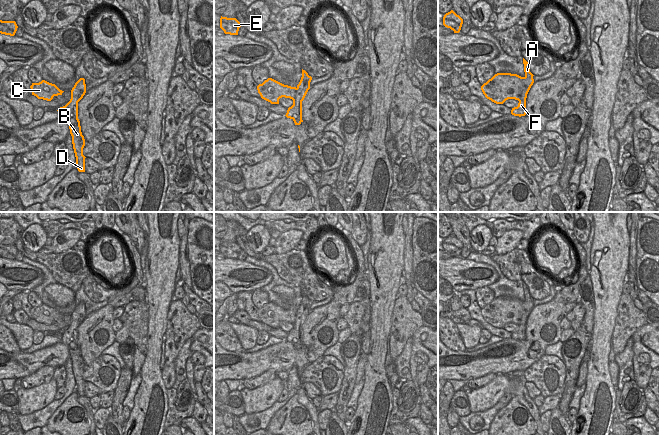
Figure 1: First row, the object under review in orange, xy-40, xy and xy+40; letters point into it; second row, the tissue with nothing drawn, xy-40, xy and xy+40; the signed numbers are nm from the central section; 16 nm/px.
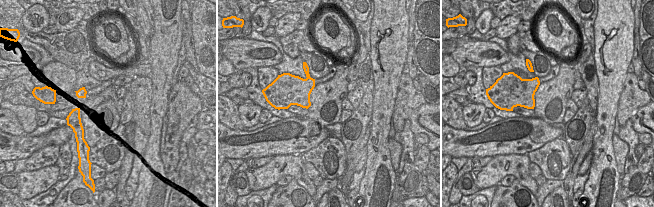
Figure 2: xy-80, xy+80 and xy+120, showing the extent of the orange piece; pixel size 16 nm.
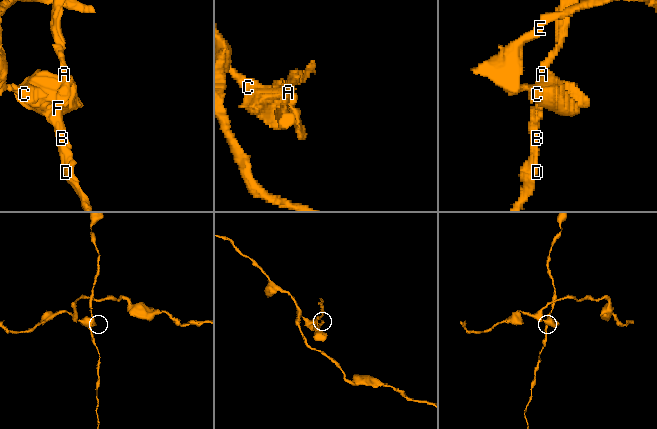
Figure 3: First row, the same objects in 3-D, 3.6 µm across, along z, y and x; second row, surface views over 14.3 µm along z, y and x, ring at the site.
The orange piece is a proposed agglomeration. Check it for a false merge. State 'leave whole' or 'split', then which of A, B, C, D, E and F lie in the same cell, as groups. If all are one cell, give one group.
split | A B D F / C E

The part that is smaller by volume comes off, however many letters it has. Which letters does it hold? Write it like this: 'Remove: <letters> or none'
Remove: A, B, D, F

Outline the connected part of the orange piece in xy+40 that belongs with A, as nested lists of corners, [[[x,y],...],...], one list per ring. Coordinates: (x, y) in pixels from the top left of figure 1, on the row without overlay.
[[[523,282],[523,288],[524,288],[524,296],[525,296],[525,304],[524,304],[524,310],[530,311],[534,307],[533,298],[530,296],[528,286]]]

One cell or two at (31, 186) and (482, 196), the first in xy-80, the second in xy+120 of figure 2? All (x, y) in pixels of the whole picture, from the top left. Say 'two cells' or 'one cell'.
two cells

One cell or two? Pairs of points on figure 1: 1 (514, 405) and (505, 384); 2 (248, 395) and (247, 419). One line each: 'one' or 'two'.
1: two
2: two

